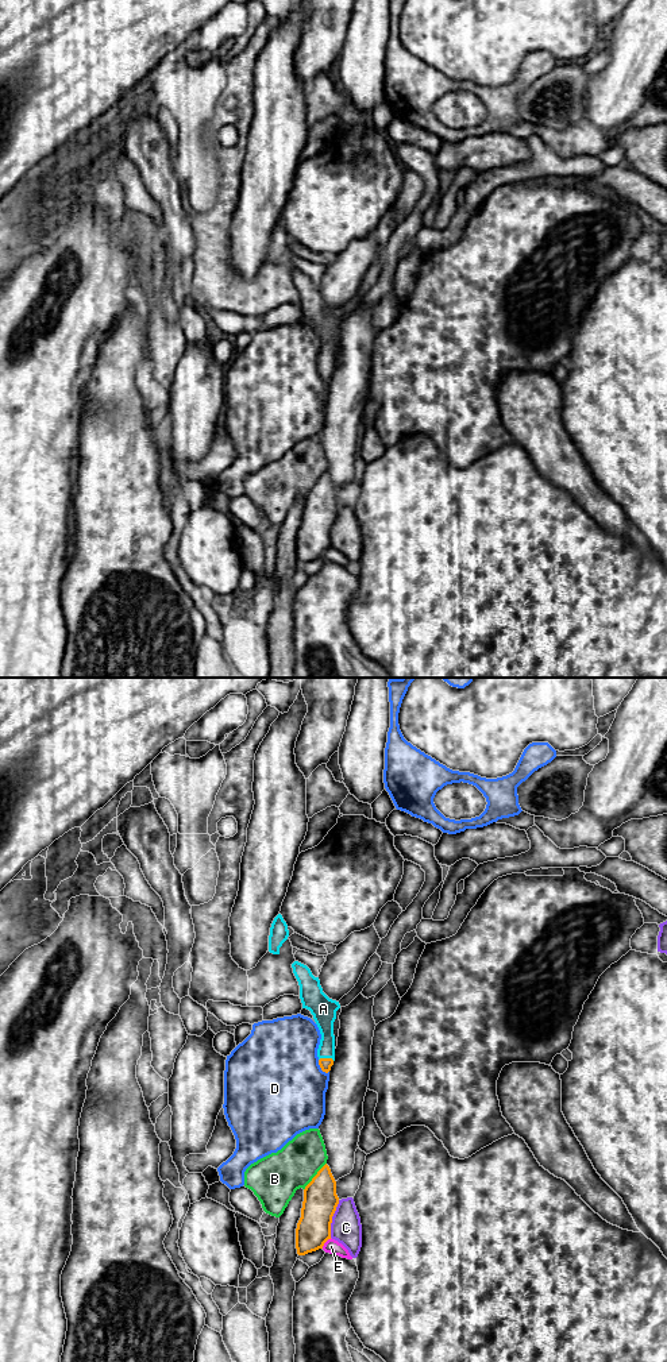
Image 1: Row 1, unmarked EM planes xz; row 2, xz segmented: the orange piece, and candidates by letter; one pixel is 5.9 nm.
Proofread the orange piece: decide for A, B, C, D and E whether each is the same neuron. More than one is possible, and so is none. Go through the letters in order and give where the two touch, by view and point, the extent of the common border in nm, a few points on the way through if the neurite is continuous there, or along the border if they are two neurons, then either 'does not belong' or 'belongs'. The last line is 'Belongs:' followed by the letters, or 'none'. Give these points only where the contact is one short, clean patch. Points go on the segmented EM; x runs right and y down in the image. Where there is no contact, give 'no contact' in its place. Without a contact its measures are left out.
A: meets orange in xz at (327, 1058); contact 100 nm long; runs through xz (326, 1064), (327, 1058), (324, 1017); belongs
B: meets orange in xz at (315, 1176); contact 220 nm long; does not belong
C: meets orange in xz at (331, 1219); contact 240 nm long; does not belong
D: meets orange in xz at (322, 1068); contact 110 nm long; border along xz (317, 1060), (317, 1064), (327, 1073); does not belong
E: meets orange in xz at (326, 1241); contact 90 nm long; does not belong
Belongs: A

